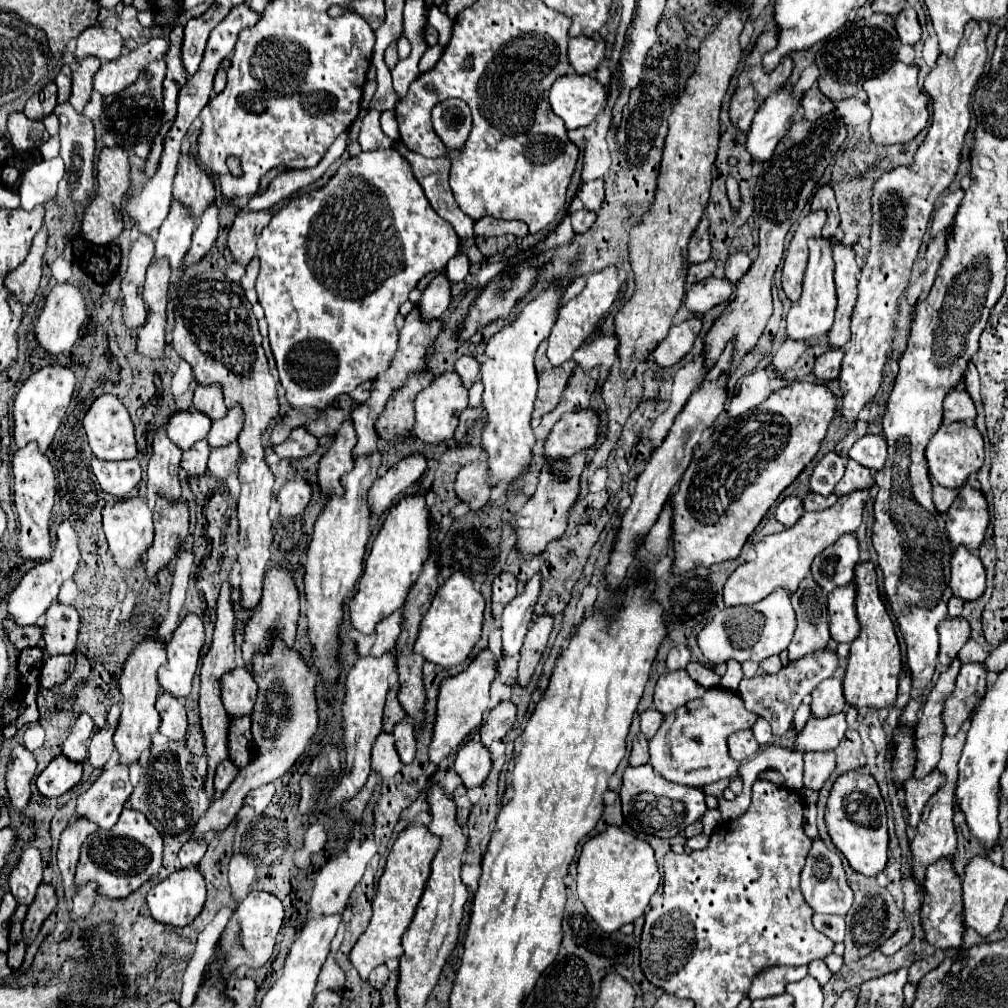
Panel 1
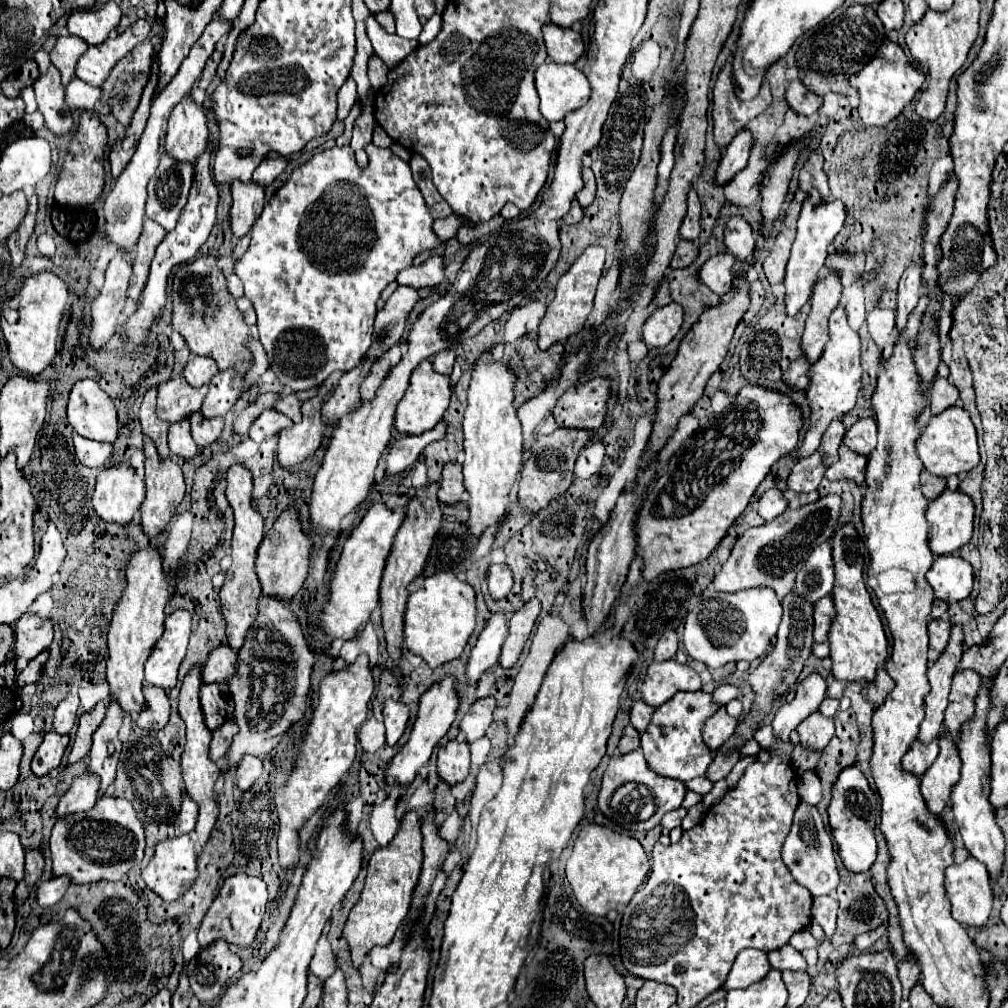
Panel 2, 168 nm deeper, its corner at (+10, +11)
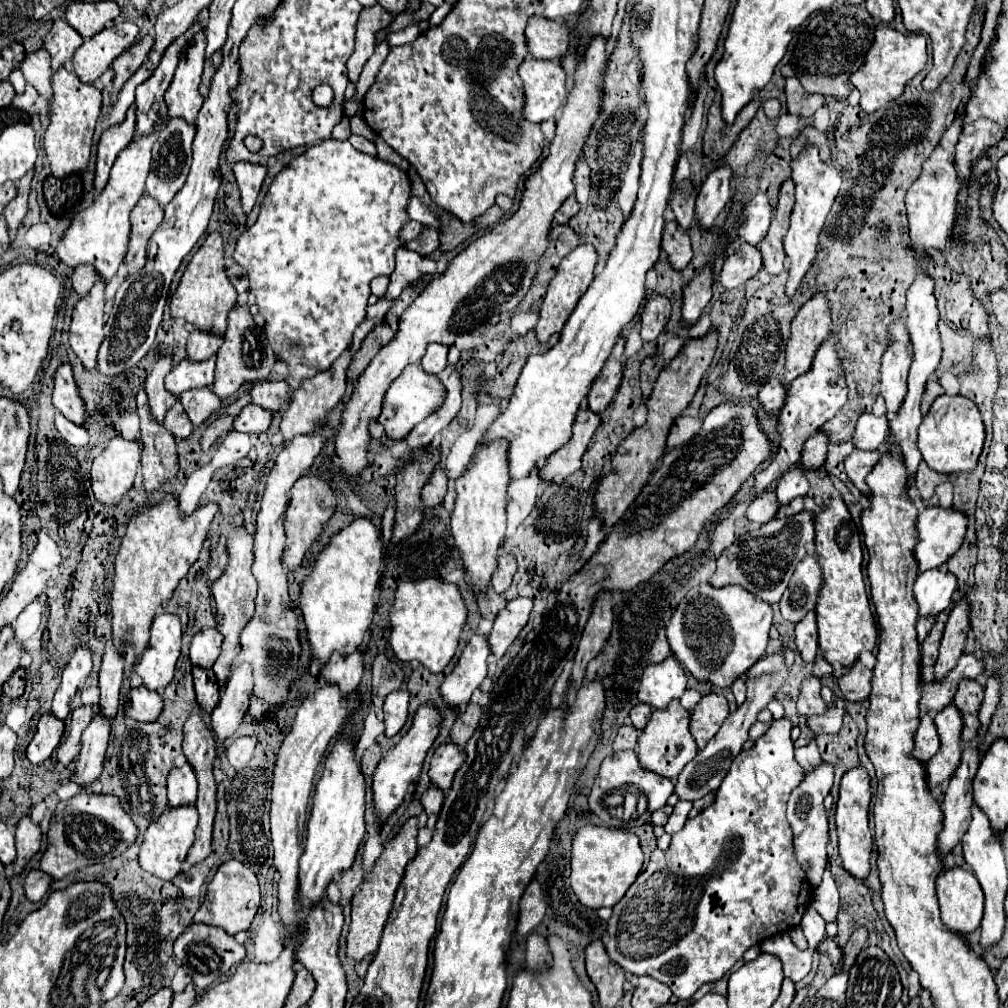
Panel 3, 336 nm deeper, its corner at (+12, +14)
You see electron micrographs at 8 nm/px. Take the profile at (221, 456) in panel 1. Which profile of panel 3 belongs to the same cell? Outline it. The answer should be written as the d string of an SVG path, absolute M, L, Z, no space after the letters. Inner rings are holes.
M201 388L201 390L189 390L179 396L189 420L193 426L201 426L203 422L209 420L213 412L219 410L221 400L213 394L211 388Z

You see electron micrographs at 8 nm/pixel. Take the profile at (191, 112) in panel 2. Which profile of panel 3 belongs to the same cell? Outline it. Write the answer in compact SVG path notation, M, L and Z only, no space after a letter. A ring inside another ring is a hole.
M203 32L195 34L191 40L193 44L187 46L183 60L175 72L175 78L165 92L167 102L167 116L169 118L183 118L187 122L195 122L199 108L203 104L203 96L199 94L199 82L205 62L205 36Z

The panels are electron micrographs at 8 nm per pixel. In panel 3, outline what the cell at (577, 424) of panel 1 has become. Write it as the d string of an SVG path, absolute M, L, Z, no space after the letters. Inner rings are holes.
M619 338L619 342L615 344L607 364L603 366L601 374L595 378L595 382L589 388L587 394L587 406L591 408L591 412L603 412L605 406L613 400L613 392L619 388L621 384L621 354L623 354L623 346L625 346L625 338Z

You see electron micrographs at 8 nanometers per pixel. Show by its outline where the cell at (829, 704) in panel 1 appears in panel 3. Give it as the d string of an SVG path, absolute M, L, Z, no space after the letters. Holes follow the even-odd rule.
M785 716L773 720L751 750L737 754L717 790L715 802L687 820L685 826L673 834L667 850L655 848L651 852L647 868L613 906L613 916L607 926L607 954L625 972L651 976L667 984L677 1000L687 1000L703 984L723 978L733 964L741 960L745 950L801 922L813 890L795 860L791 844L793 832L785 818L789 794L805 776L793 754L791 728L793 724Z

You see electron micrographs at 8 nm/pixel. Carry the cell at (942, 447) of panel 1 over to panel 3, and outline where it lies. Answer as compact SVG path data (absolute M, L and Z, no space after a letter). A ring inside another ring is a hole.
M939 396L919 426L919 450L927 466L943 474L971 472L977 466L985 440L985 428L977 406L963 396Z

